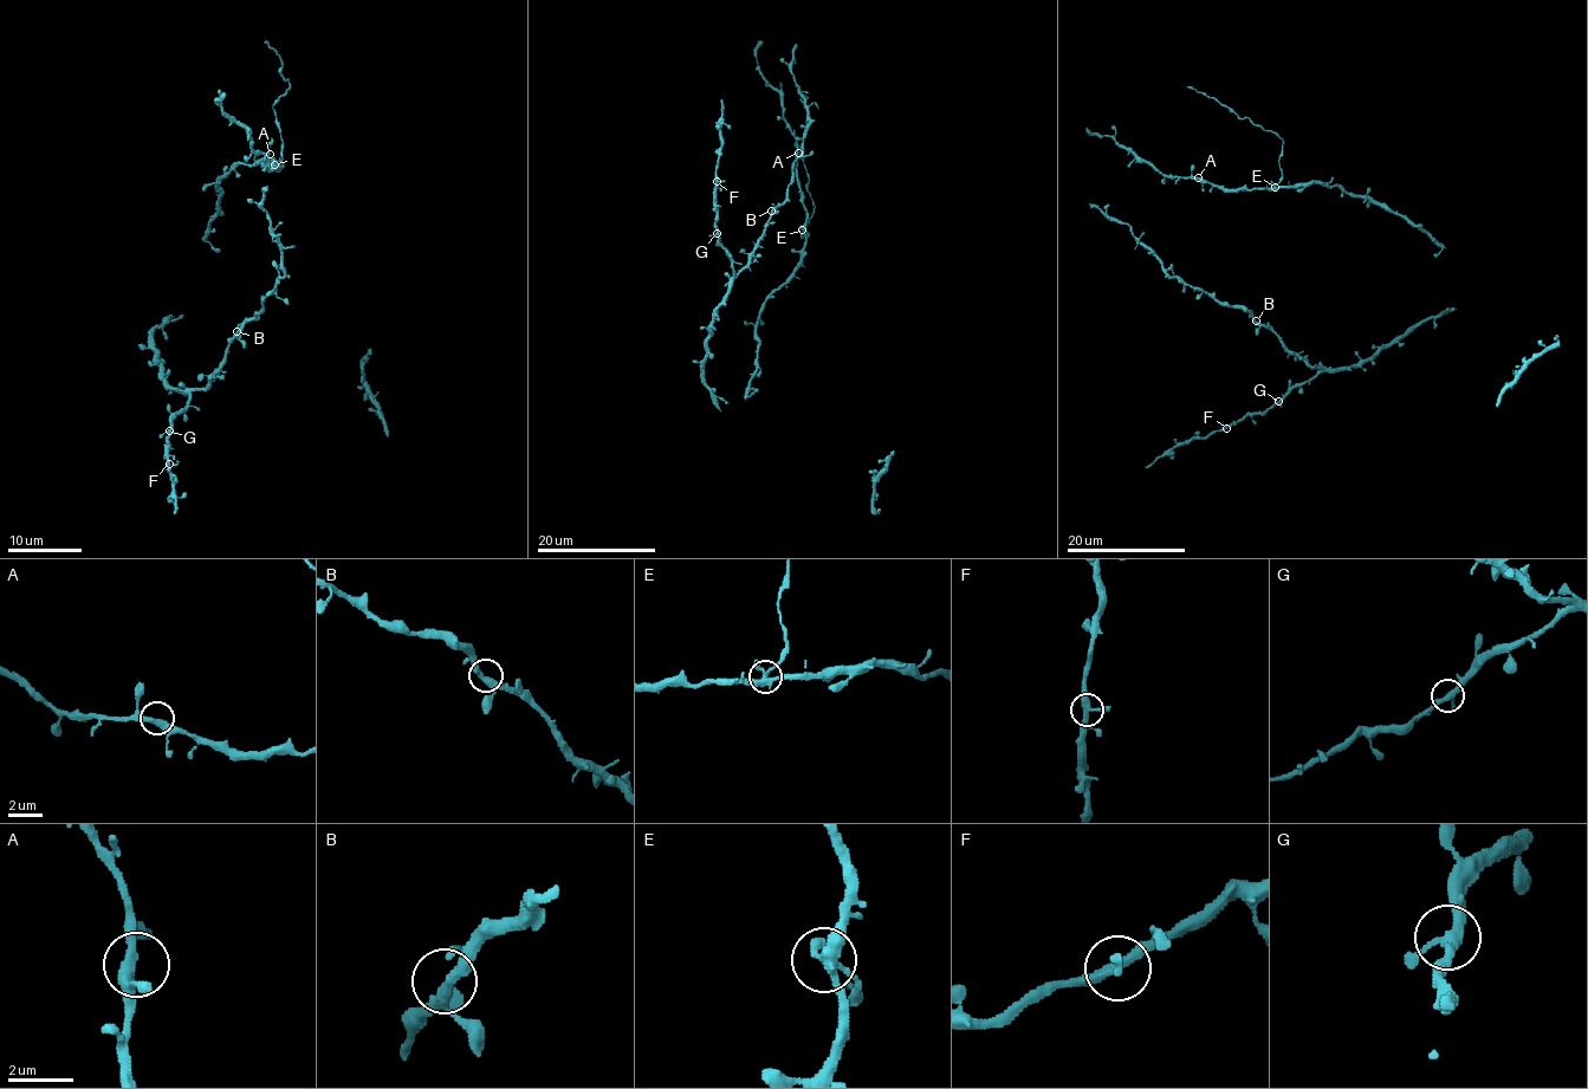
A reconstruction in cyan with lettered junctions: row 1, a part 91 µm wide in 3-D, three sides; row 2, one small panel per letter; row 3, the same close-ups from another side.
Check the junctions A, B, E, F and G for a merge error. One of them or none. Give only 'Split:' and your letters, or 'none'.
Split: E

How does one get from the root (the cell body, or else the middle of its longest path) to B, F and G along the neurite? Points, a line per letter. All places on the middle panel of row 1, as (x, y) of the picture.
B: (803, 146), (803, 153), (794, 163), (788, 196), (771, 211)
F: (803, 146), (803, 153), (794, 163), (788, 196), (771, 213), (751, 260), (736, 273), (715, 225), (717, 181)
G: (803, 146), (803, 153), (794, 163), (788, 196), (771, 213), (751, 260), (736, 273), (728, 251), (717, 233)

